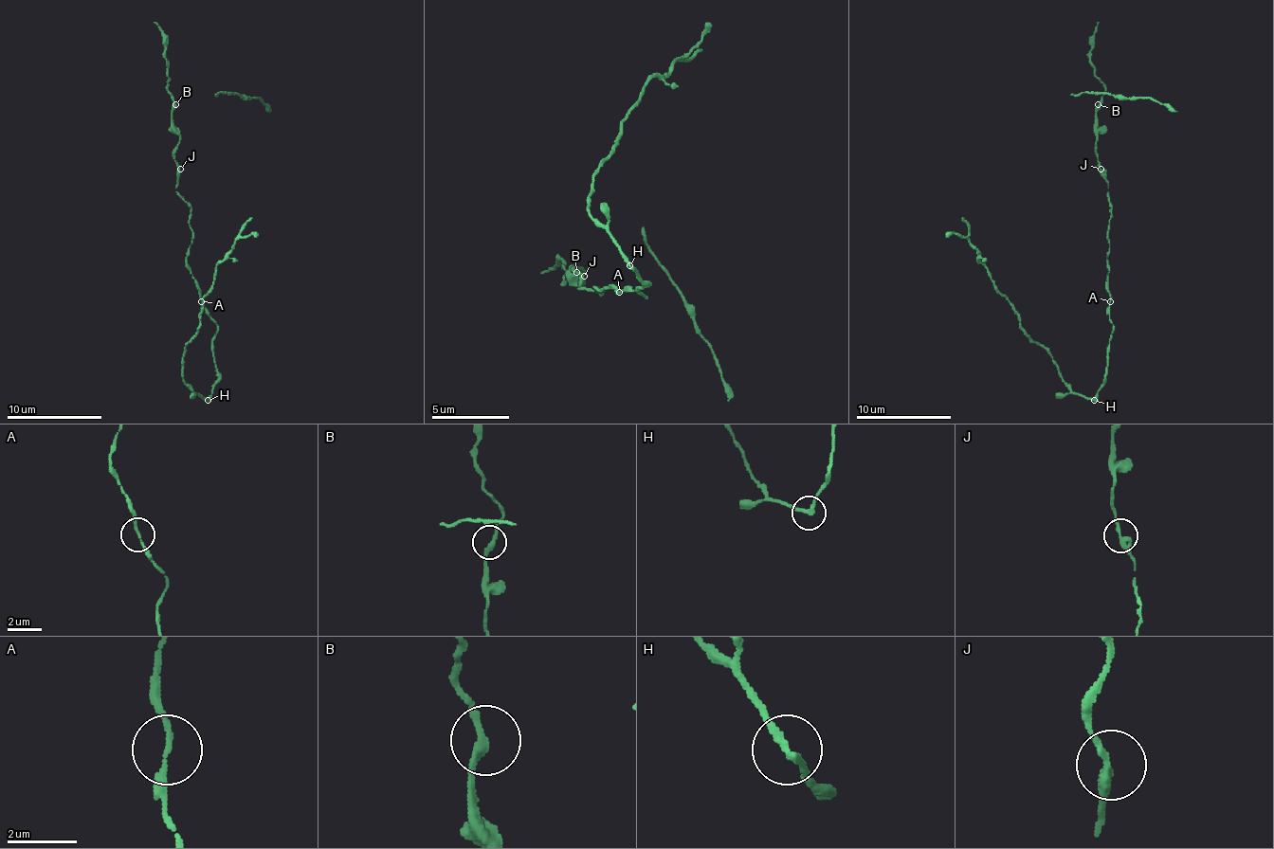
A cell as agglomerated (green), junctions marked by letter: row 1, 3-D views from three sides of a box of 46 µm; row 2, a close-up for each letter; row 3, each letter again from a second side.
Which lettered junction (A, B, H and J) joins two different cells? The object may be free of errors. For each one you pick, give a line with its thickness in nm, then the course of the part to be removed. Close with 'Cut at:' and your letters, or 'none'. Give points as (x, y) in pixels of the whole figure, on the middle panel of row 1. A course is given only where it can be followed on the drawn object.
H: calibre 240 nm; course (630, 264), (615, 241), (588, 214), (591, 179), (615, 144), (619, 124), (643, 89), (700, 39), (713, 24)
Cut at: H

